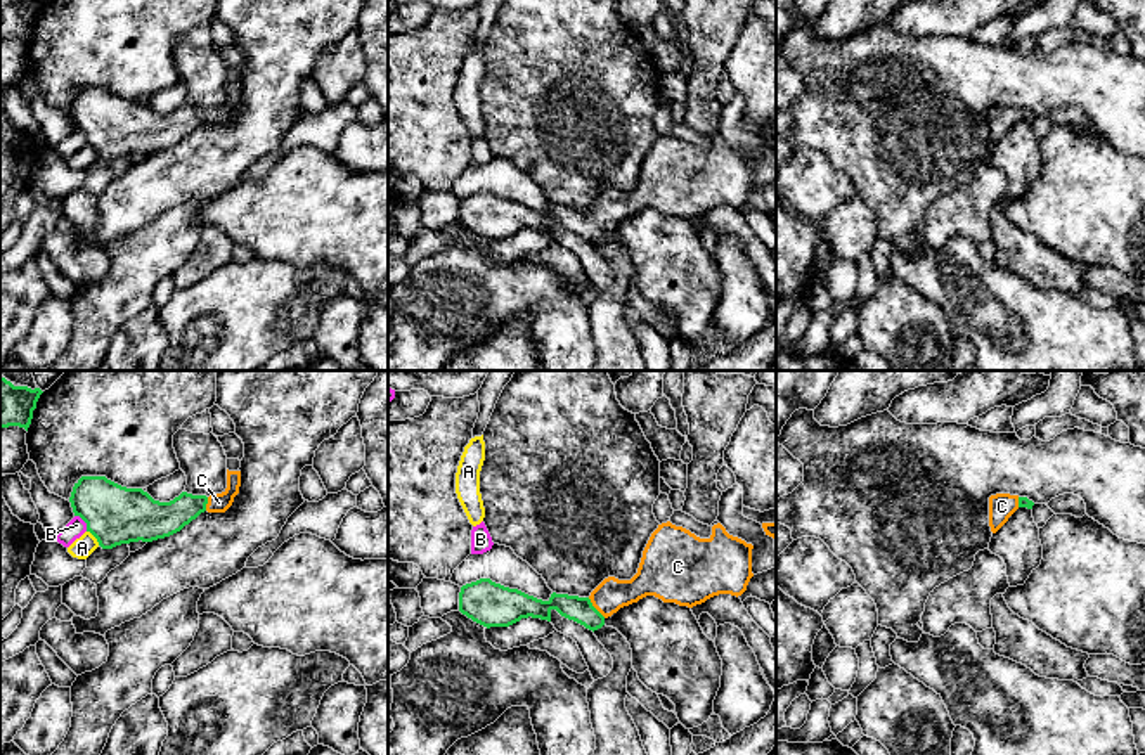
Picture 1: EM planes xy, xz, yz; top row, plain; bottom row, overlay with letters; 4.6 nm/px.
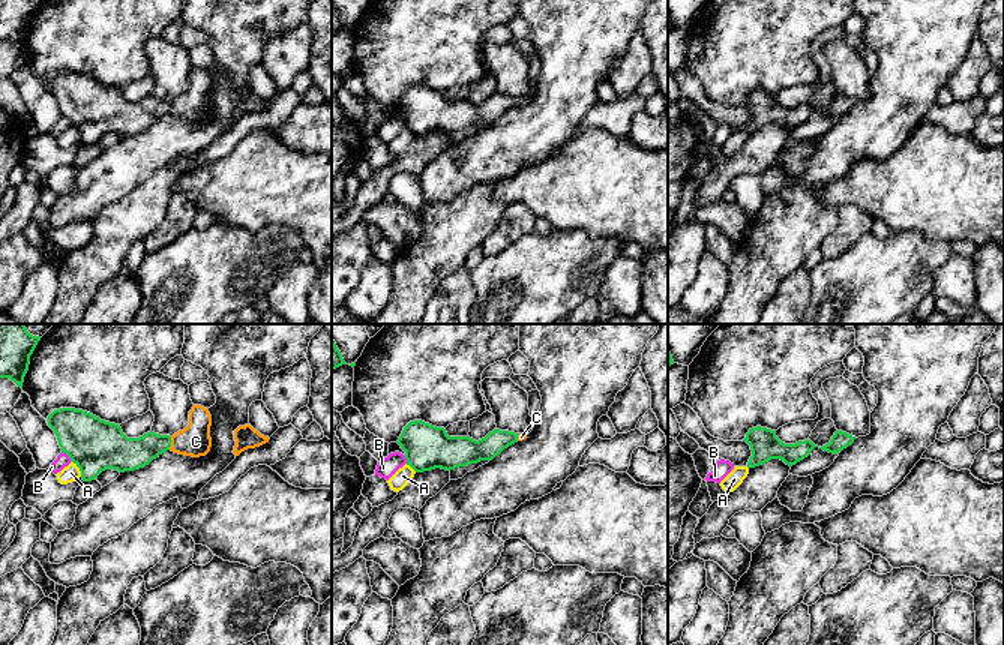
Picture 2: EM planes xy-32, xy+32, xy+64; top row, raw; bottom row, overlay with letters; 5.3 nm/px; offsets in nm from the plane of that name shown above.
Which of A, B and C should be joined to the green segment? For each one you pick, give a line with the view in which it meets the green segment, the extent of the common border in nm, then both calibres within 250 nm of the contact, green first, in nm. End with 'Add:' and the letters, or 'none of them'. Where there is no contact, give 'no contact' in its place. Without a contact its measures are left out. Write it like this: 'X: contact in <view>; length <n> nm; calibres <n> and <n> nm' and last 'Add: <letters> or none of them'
C: contact in xz; length 130 nm; calibres 120 and 150 nm
Add: C

